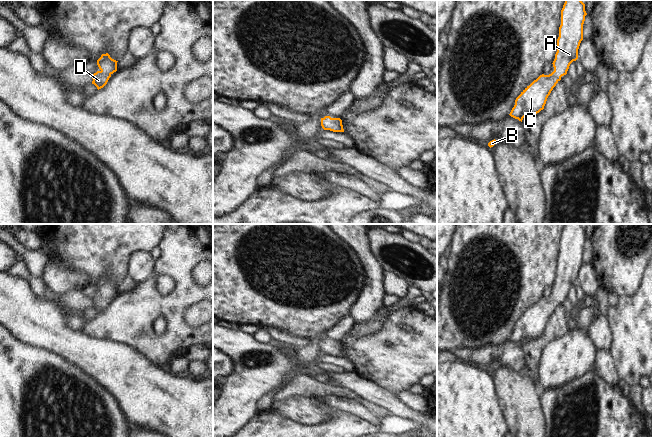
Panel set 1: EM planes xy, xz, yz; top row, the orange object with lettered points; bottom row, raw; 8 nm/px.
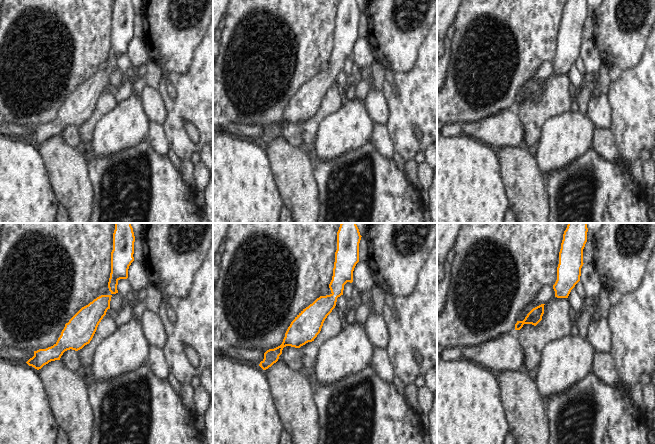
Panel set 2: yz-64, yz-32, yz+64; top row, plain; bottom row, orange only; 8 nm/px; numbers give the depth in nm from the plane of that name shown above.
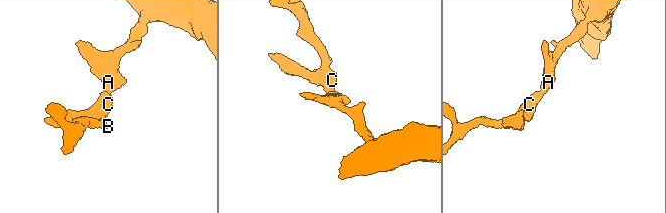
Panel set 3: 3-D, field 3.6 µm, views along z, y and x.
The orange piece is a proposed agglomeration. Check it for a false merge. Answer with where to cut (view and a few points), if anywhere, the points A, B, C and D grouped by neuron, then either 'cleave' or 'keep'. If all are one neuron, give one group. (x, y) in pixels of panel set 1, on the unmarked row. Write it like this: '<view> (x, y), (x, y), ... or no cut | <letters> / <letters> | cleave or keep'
no cut | A B C D | keep

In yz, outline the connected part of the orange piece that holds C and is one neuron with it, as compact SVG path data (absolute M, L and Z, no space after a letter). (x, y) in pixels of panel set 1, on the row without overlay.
M565 224L561 234L561 249L557 263L557 276L553 285L554 295L540 299L516 322L510 340L522 346L526 339L544 333L553 312L567 298L570 288L578 283L578 273L583 264L585 228L581 224Z

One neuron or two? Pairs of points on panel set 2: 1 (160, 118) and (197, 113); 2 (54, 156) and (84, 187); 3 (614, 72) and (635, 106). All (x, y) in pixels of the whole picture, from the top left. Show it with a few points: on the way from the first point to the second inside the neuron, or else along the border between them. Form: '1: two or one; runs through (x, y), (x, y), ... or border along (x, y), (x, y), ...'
1: two; border along (160, 94), (166, 111), (166, 120), (163, 124)
2: one; runs through (62, 164), (76, 179)
3: two; border along (623, 71), (619, 79), (611, 81)

